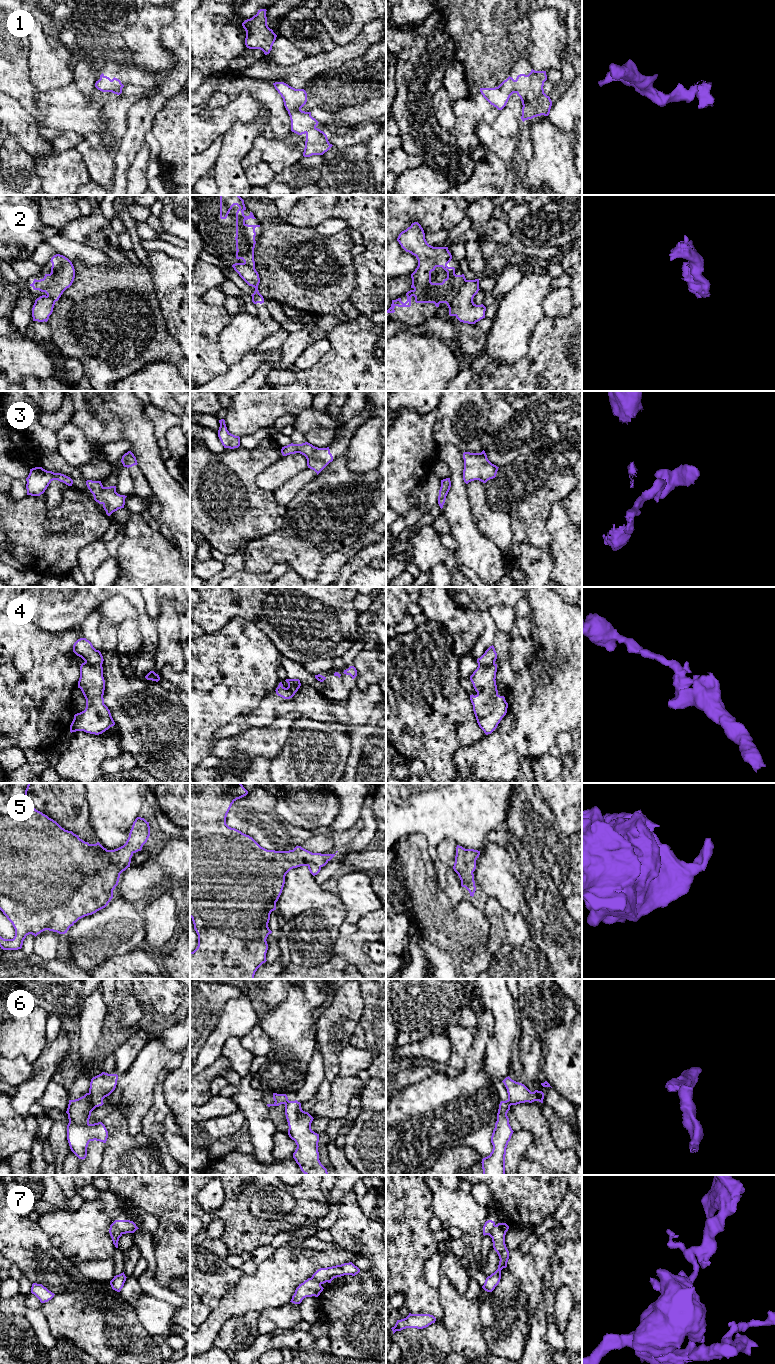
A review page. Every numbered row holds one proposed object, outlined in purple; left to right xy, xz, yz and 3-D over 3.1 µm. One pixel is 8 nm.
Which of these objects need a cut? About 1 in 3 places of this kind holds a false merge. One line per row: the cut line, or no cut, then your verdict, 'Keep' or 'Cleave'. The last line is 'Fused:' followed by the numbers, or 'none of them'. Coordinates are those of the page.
1: No split. Keep
2: No split. Keep
3: No split. Keep
4: Split along xy (85, 661), (101, 665). Cleave
5: No split. Keep
6: Split along xy (88, 1093), (95, 1107). Cleave
7: Split along xy (112, 1223), (122, 1233). Cleave
Fused: 4, 6, 7

